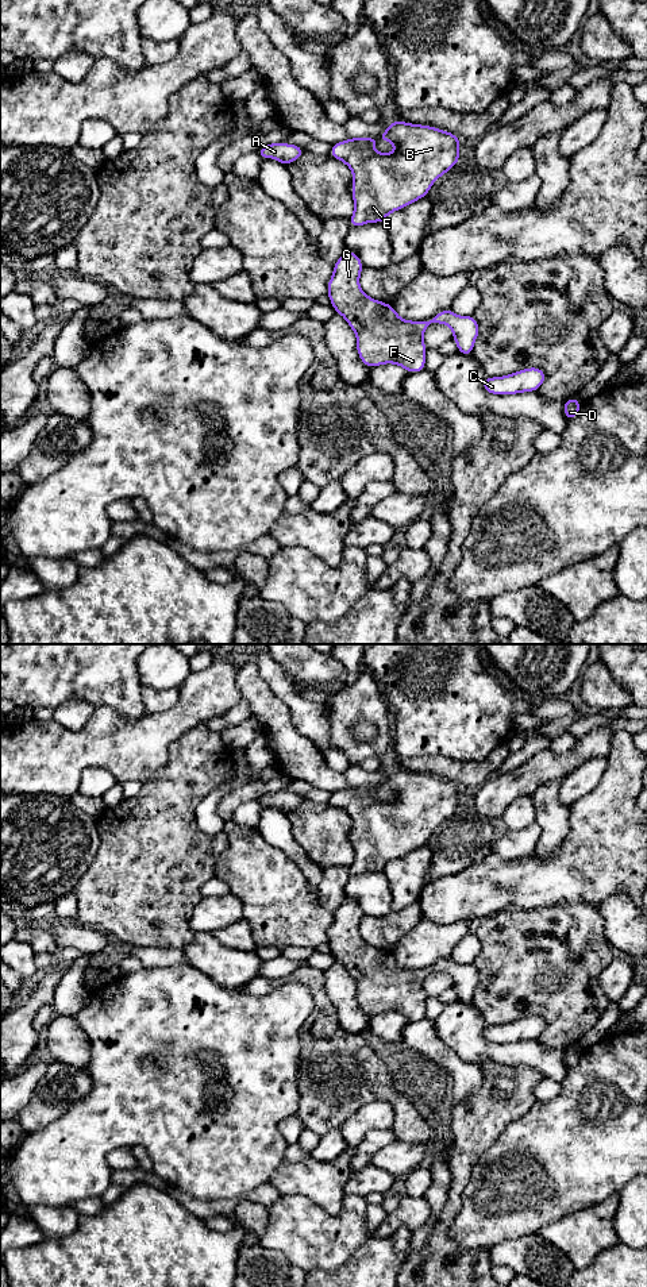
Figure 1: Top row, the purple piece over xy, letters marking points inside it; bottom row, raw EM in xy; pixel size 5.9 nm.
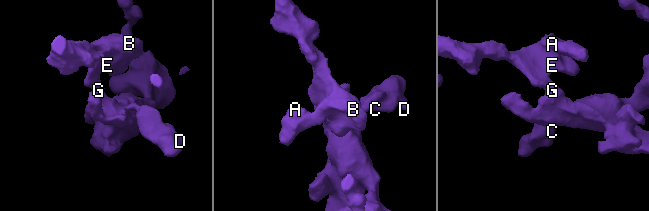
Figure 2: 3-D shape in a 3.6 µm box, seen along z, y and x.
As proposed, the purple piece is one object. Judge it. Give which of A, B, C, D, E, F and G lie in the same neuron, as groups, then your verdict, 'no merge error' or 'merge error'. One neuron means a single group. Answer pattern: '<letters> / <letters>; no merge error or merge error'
A B C D E F G; no merge error

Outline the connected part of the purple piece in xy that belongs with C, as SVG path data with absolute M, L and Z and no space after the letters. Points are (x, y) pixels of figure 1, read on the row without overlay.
M528 1016L502 1025L485 1025L482 1034L489 1043L516 1043L536 1040L544 1030L546 1021L539 1016Z

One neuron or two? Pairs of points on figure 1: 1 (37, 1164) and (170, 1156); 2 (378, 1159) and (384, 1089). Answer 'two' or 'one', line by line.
1: one
2: two

